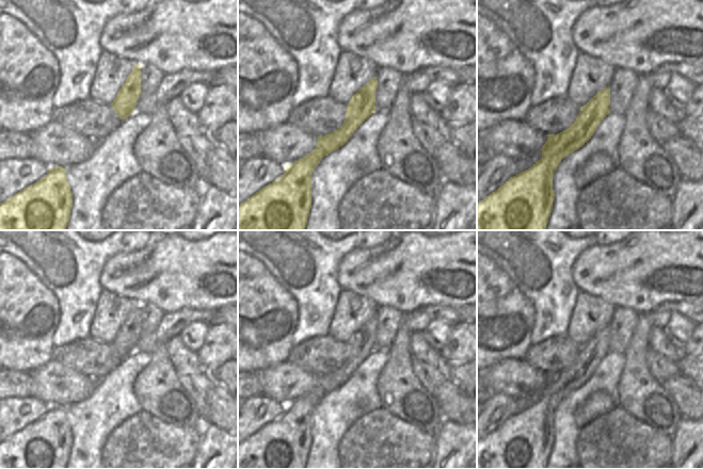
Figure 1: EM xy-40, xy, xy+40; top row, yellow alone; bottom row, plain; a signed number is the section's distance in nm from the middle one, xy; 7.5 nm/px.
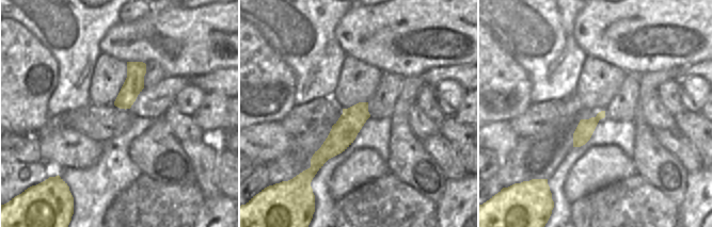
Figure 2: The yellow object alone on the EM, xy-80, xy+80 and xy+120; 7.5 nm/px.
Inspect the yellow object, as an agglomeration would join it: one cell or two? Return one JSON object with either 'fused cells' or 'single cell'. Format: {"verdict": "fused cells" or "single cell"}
{"verdict": "fused cells"}

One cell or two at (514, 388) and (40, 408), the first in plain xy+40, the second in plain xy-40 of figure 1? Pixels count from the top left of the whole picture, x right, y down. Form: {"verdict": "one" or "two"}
{"verdict": "two"}

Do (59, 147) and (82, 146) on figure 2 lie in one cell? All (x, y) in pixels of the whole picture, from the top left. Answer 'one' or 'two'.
one

